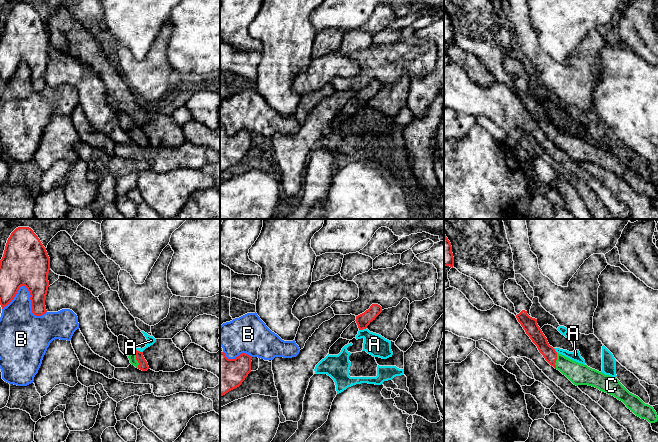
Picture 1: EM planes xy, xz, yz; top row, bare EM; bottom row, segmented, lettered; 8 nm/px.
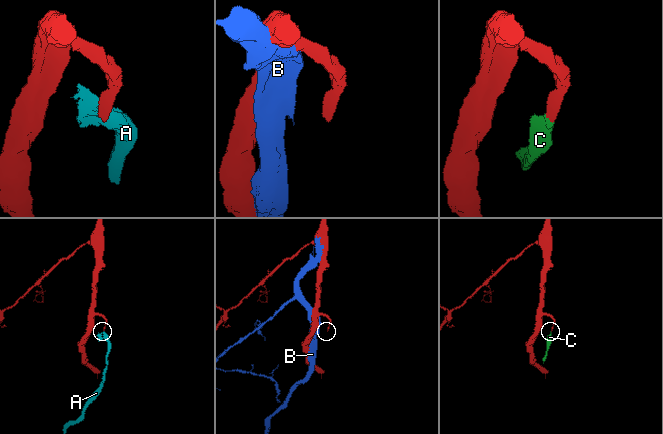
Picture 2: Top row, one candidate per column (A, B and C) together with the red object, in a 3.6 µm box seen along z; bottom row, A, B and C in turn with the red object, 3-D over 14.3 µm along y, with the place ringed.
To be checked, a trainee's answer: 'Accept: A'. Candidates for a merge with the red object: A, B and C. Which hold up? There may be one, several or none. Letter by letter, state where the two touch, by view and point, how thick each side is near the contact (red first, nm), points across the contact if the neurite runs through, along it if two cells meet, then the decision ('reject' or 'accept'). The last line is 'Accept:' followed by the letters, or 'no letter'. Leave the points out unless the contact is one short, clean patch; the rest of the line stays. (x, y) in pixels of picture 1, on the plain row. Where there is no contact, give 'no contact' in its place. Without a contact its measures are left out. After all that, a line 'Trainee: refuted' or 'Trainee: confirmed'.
A: meets red in xy at (139, 127); 80 nm thick on the red side, 70 nm on the other; border along xy (136, 125), (142, 128); reject
B: meets red in xy at (30, 69); 360 nm thick on the red side, 280 nm on the other; reject
C: meets red in xy at (136, 135); 80 nm thick on the red side, 60 nm on the other; runs through xy (143, 141), (136, 135), (132, 133); accept
Accept: C
Trainee: refuted

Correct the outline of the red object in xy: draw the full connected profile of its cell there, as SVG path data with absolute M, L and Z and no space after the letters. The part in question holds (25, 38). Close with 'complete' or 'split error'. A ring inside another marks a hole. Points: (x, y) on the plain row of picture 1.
M18 3L7 16L0 36L0 81L6 83L16 72L19 64L25 62L30 68L32 89L42 92L47 88L45 75L49 63L48 49L50 34L38 12L29 3Z | complete

